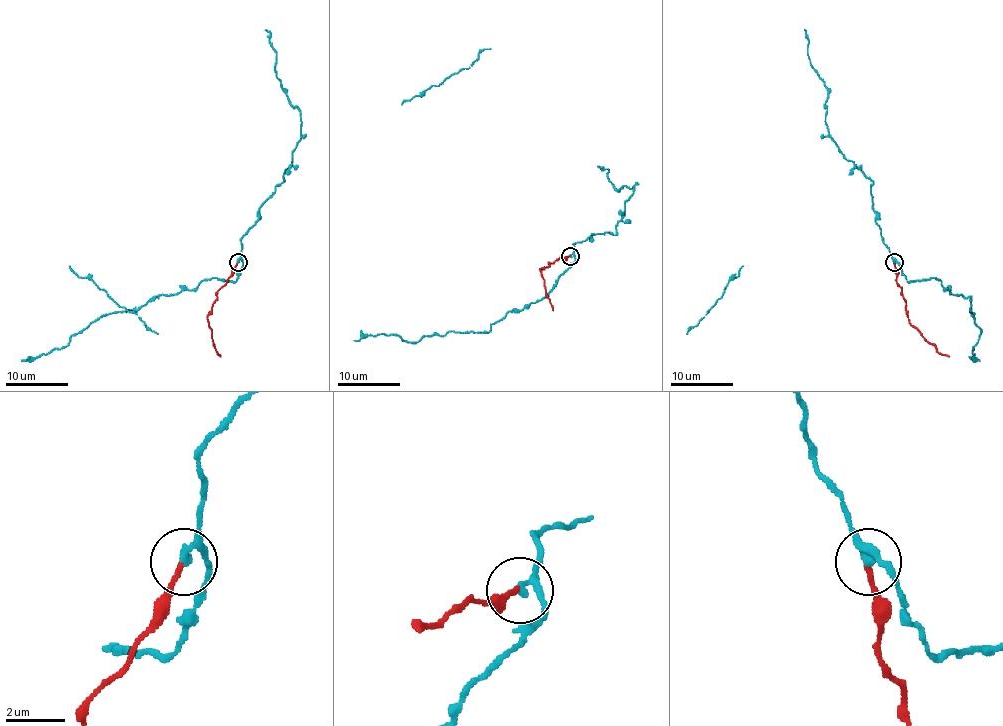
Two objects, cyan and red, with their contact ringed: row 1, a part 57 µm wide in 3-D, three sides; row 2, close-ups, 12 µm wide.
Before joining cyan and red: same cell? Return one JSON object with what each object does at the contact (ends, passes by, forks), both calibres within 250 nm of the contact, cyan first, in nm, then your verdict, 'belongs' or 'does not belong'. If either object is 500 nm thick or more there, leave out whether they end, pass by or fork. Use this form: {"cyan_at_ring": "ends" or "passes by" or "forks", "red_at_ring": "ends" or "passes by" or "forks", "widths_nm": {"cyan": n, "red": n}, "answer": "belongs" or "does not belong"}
{"cyan_at_ring": "passes by", "red_at_ring": "ends", "widths_nm": {"cyan": 220, "red": 160}, "answer": "does not belong"}

